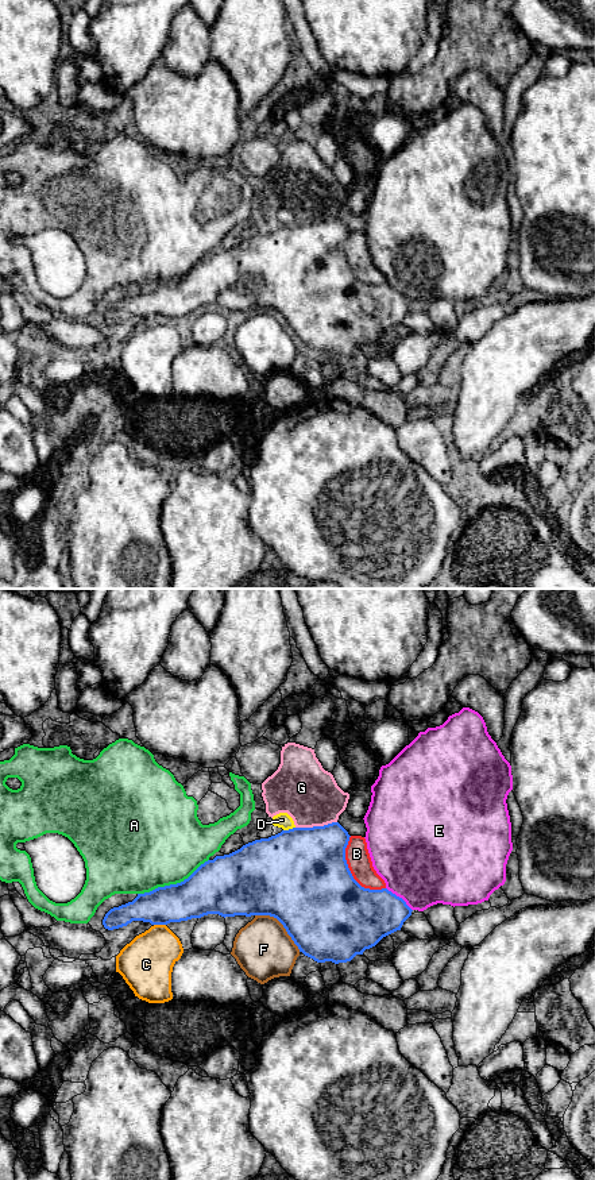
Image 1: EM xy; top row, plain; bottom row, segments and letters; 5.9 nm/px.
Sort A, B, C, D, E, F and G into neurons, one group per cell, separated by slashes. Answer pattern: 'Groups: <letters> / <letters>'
Groups: A / B / C / D / E / F / G

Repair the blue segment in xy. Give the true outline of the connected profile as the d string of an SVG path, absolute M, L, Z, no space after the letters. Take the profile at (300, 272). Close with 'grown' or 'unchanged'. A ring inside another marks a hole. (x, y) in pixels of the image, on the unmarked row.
M332 217L324 221L293 223L268 234L255 235L229 250L205 257L181 278L138 289L132 297L111 304L103 315L103 320L108 325L113 325L127 321L132 316L167 320L208 309L219 309L224 313L270 311L283 320L300 347L314 356L335 359L351 356L356 350L363 350L366 344L375 342L383 332L401 325L413 305L387 284L364 284L353 274L345 255L349 232L339 217Z; unchanged

